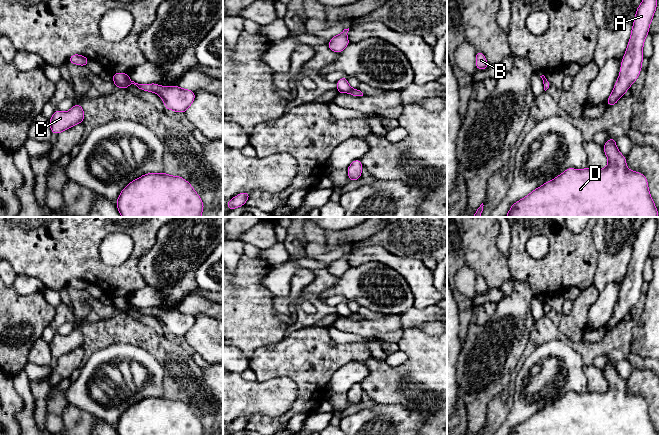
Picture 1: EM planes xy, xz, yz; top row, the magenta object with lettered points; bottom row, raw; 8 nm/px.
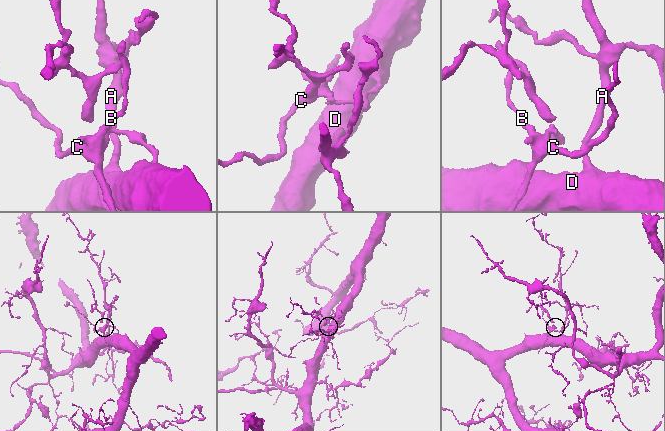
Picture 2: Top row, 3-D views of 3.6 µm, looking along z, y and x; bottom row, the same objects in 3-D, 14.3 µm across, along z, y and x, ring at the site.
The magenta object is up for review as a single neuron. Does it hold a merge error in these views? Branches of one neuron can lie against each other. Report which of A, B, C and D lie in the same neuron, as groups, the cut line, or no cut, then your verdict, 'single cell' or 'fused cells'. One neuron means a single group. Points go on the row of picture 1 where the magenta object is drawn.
A D / B C; cut in xy along (128, 78), (123, 85), (115, 84); fused cells

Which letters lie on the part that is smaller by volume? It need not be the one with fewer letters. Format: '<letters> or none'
B, C

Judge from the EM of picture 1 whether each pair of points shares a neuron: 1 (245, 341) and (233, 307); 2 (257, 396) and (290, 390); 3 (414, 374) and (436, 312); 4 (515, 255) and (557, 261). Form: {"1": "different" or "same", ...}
{"1": "same", "2": "same", "3": "same", "4": "same"}

